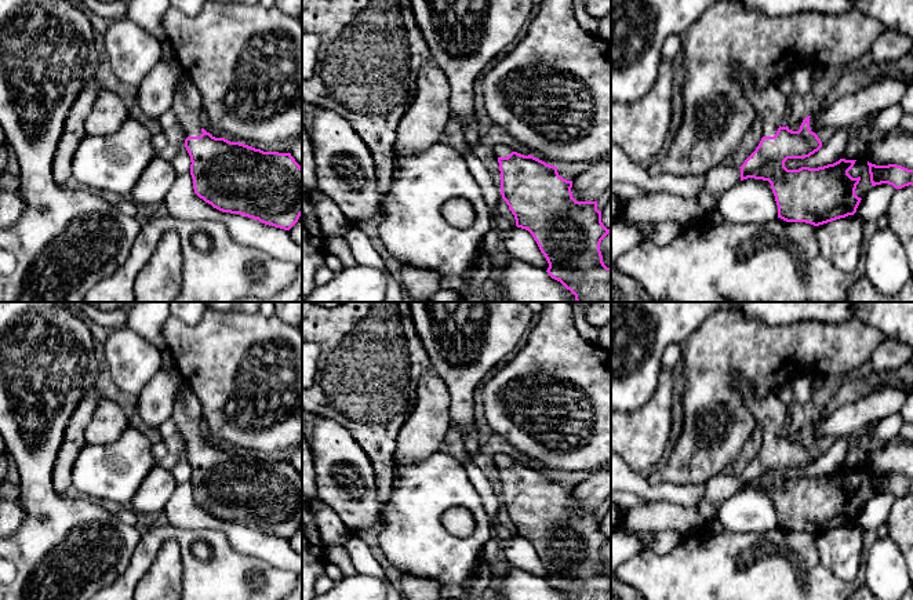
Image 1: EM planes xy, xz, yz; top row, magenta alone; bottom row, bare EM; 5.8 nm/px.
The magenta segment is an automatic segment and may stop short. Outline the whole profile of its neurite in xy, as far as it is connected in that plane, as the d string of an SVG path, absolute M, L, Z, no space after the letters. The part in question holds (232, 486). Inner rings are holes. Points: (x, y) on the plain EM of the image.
M190 392L174 399L172 415L186 448L194 502L222 521L240 523L290 539L302 524L302 476L291 462L263 461L215 447L200 434L203 407Z

